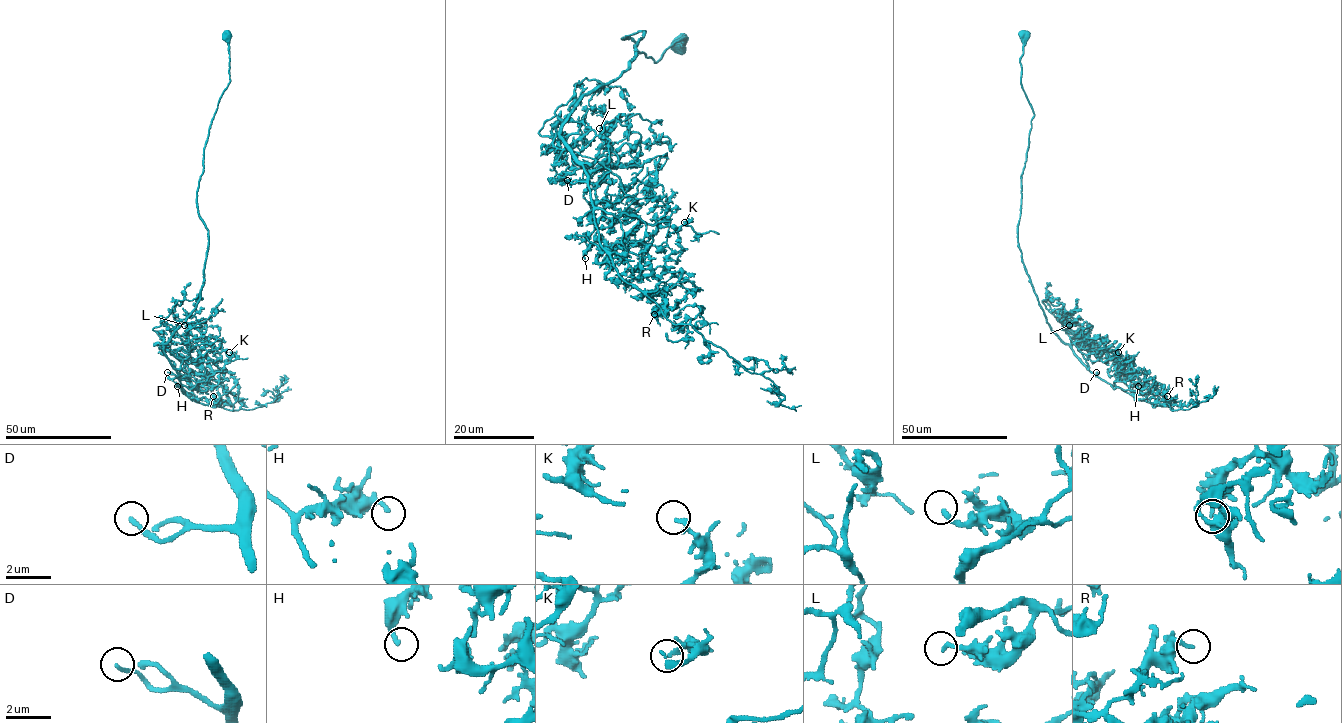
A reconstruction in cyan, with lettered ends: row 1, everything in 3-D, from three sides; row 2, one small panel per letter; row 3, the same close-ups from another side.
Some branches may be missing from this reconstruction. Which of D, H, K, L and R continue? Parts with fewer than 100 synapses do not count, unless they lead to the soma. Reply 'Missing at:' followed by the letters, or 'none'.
Missing at: D

